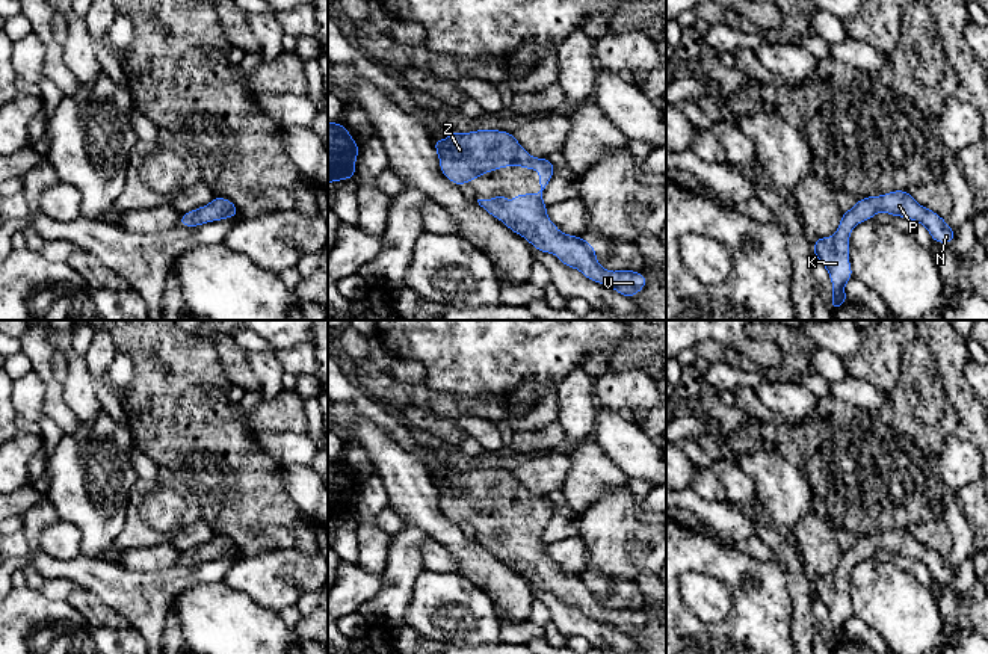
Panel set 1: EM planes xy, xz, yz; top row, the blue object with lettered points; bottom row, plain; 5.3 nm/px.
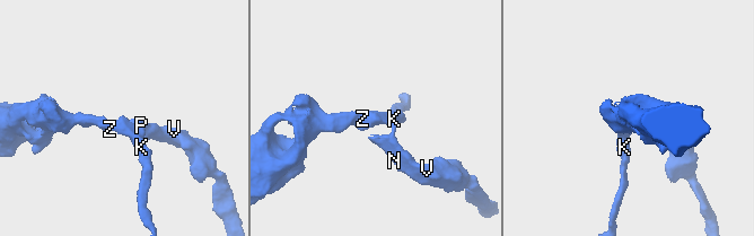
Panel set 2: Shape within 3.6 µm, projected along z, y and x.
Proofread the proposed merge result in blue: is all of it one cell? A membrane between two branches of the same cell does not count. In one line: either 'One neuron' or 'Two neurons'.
One neuron

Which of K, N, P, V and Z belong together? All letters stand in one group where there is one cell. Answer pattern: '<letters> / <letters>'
K N P V Z

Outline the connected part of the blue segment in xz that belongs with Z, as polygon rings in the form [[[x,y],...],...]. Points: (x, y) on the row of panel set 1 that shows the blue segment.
[[[500,130],[453,131],[432,142],[443,175],[462,186],[477,177],[506,166],[523,166],[539,172],[539,193],[523,193],[511,201],[505,195],[477,199],[479,205],[502,221],[509,230],[527,239],[541,252],[554,254],[565,266],[580,270],[588,279],[607,285],[630,299],[639,293],[647,278],[634,270],[610,272],[600,266],[595,248],[583,237],[563,234],[547,216],[542,195],[556,171],[548,159],[532,157],[509,133]]]

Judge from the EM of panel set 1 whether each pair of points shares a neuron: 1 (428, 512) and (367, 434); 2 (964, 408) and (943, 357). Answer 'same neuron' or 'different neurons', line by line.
1: same neuron
2: same neuron

